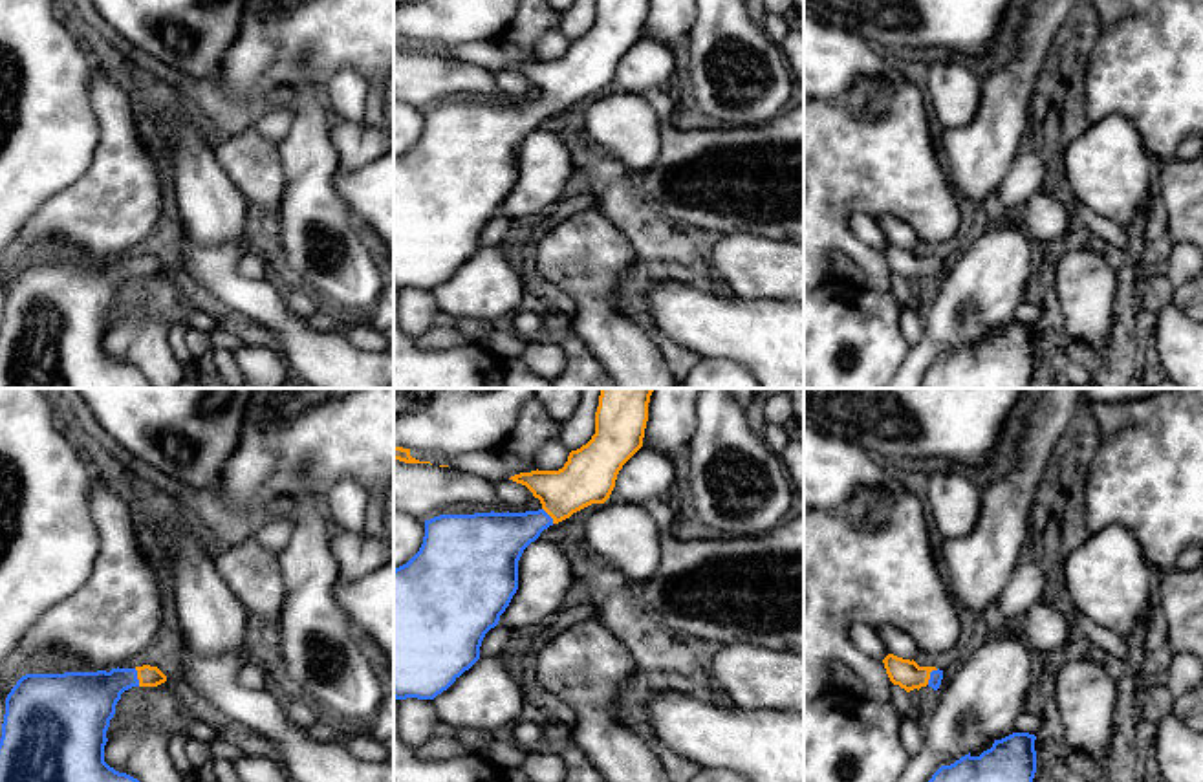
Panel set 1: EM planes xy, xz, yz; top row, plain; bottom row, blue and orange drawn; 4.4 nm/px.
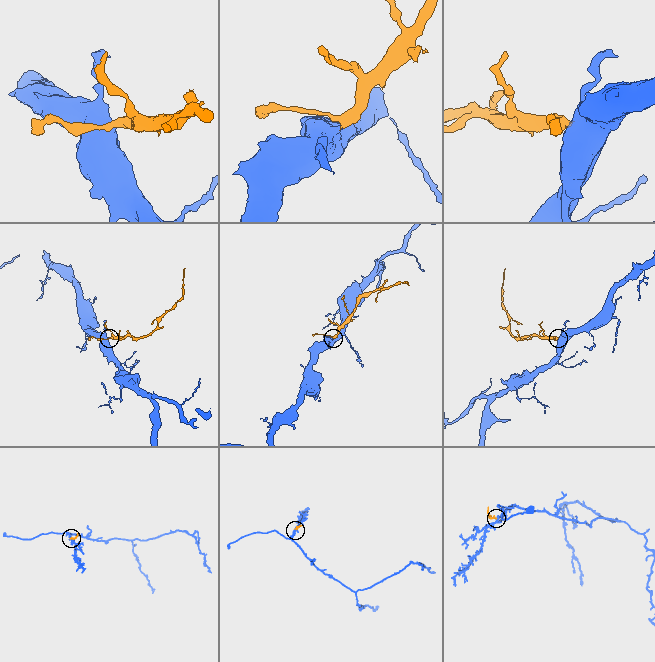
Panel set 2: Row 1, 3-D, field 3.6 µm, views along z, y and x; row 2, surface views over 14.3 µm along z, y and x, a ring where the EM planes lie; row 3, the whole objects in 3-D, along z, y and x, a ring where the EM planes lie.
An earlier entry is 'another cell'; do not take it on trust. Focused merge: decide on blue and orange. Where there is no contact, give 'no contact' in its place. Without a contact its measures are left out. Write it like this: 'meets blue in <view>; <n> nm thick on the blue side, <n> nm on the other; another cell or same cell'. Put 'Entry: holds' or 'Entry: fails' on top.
Entry: fails
meets blue in yz; 60 nm thick on the blue side, 120 nm on the other; same cell

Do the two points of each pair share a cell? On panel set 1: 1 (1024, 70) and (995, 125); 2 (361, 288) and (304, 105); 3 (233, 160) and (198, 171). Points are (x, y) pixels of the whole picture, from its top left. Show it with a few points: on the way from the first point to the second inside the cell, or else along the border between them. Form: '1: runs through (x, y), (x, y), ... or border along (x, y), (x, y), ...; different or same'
1: runs through (1013, 83), (1006, 94), (1002, 112); same
2: runs through (346, 242), (310, 202), (310, 151); same
3: border along (211, 147), (218, 165), (246, 198); different

